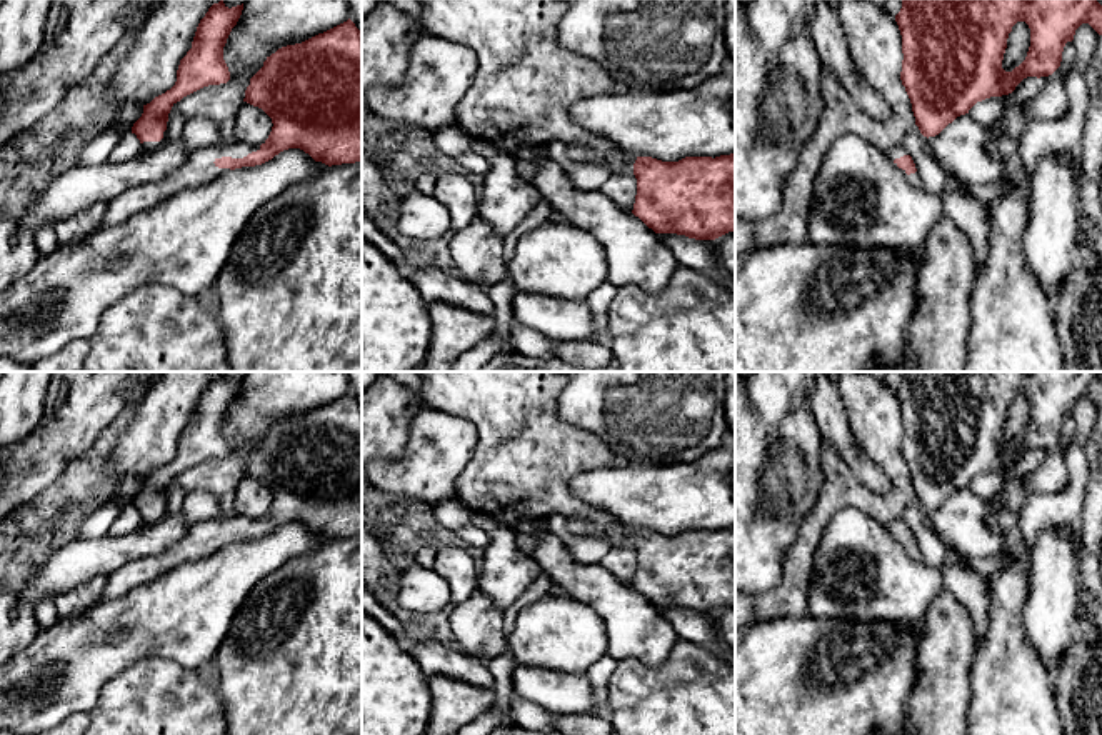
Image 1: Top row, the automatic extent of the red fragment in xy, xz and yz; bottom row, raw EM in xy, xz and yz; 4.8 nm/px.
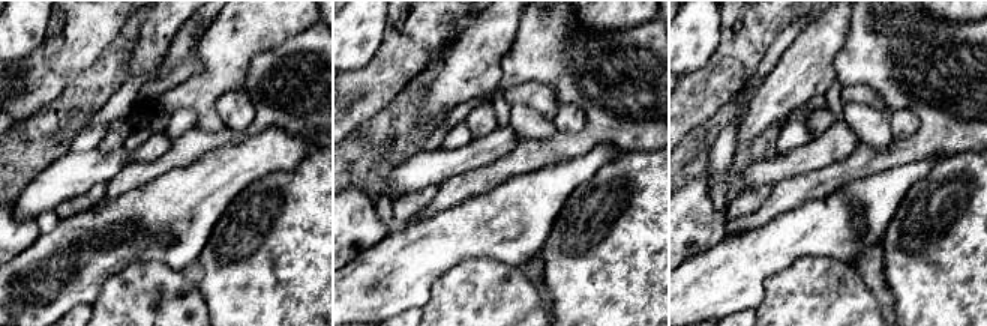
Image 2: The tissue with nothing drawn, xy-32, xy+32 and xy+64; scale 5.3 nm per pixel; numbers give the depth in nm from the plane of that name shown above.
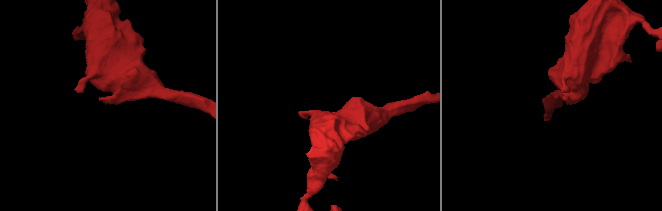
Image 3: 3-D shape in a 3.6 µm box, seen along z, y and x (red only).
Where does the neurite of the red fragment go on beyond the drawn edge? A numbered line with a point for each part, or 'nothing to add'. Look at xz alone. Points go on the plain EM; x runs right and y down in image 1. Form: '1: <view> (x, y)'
1: xz (616, 535)

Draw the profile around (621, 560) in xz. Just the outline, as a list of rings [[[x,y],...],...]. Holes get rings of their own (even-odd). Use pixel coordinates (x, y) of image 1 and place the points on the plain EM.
[[[627,538],[622,545],[612,545],[607,555],[602,558],[600,565],[619,582],[632,587],[637,568],[637,552],[634,548],[634,538]]]

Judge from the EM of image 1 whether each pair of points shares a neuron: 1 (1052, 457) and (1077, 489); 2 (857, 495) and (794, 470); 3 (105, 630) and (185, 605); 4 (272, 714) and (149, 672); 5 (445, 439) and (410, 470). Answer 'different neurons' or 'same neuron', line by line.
1: different neurons
2: different neurons
3: same neuron
4: different neurons
5: same neuron

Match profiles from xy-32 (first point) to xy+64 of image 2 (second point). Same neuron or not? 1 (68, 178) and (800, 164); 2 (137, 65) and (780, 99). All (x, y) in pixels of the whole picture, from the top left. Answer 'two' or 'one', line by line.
1: one
2: one

